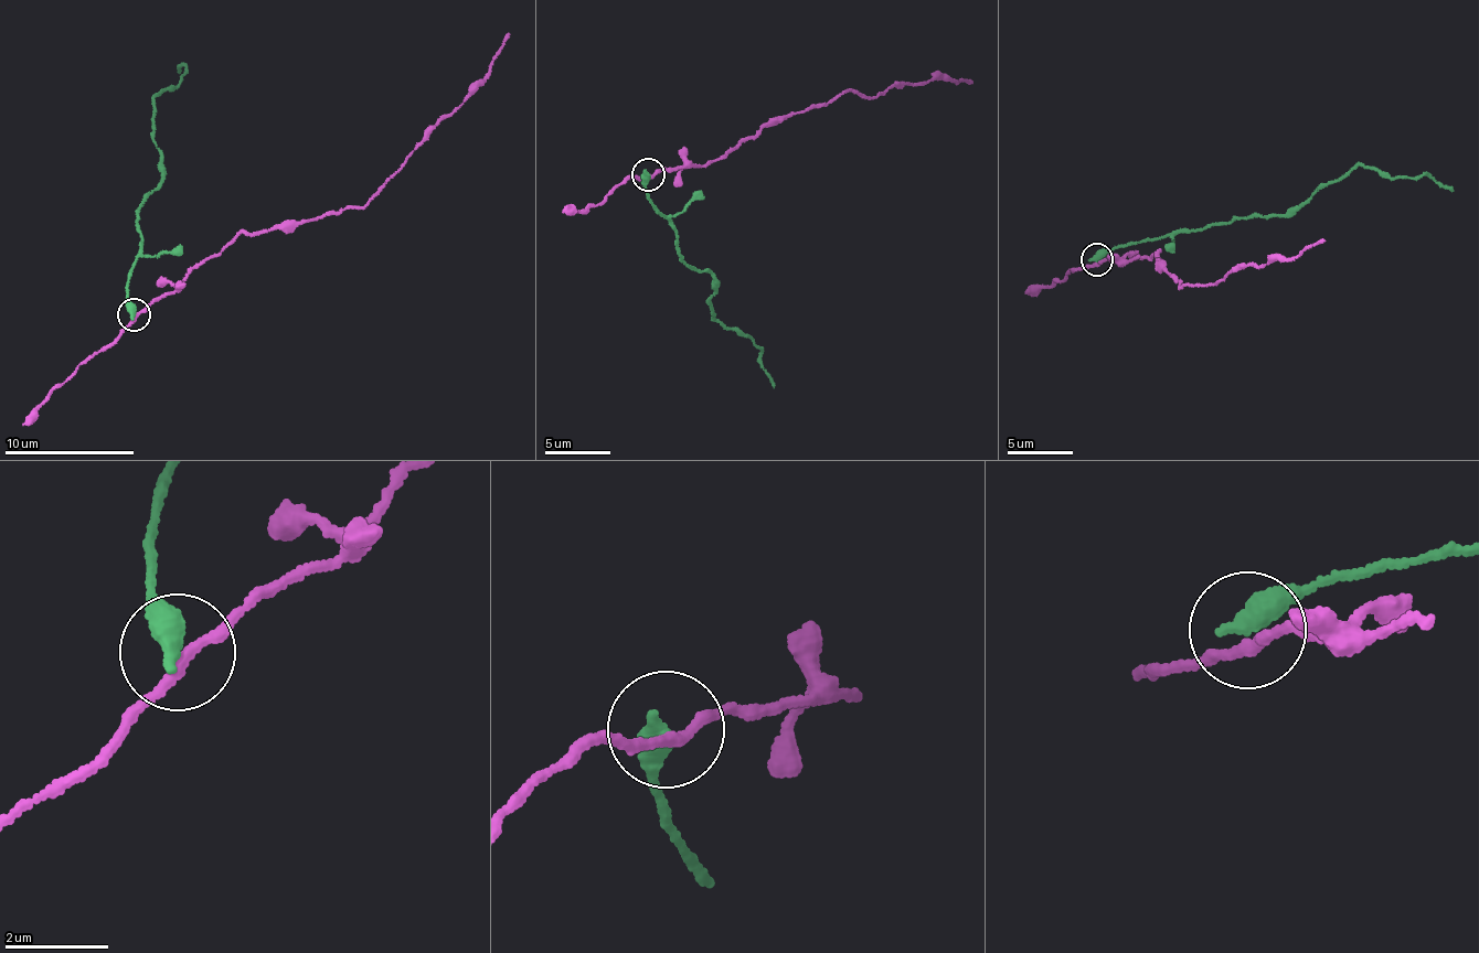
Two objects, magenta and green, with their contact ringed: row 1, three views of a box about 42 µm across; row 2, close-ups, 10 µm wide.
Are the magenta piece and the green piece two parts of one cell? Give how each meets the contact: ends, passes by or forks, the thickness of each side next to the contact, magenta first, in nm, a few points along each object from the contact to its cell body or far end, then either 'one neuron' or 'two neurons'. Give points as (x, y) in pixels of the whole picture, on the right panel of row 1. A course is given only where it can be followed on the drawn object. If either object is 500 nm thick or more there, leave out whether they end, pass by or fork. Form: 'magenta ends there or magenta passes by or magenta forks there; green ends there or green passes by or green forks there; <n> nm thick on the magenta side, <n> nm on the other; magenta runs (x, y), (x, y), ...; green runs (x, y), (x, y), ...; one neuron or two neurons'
200 nm thick on the magenta side, 500 nm on the other; magenta runs (1098, 261), (1124, 266), (1158, 253), (1182, 288), (1215, 286), (1242, 267), (1283, 263), (1322, 238); green runs (1097, 259), (1132, 242), (1156, 241), (1181, 231), (1290, 212), (1360, 163), (1389, 175), (1429, 174), (1454, 191); two neurons

